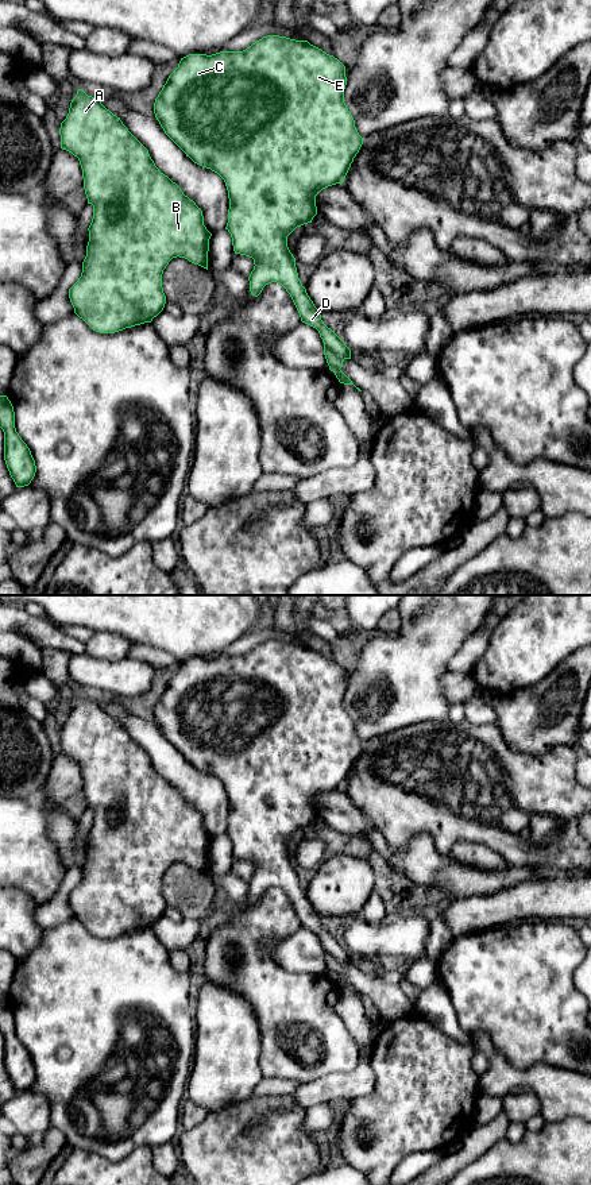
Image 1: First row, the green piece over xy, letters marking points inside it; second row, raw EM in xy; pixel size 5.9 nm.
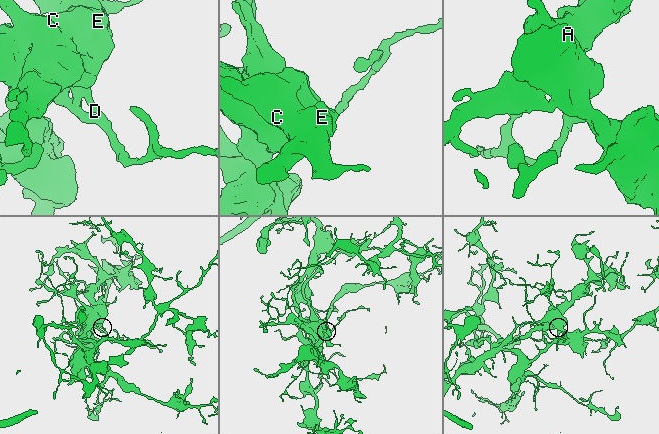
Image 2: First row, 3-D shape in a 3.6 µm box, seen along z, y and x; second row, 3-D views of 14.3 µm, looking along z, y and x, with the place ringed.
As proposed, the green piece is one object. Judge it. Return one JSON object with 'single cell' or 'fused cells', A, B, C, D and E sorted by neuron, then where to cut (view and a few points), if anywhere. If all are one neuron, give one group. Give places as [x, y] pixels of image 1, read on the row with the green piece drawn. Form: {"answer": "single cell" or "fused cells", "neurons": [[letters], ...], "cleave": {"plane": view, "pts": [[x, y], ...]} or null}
{"answer": "fused cells", "neurons": [["A", "B"], ["C", "D", "E"]], "cleave": {"plane": "xy", "pts": [[324, 343], [342, 362]]}}

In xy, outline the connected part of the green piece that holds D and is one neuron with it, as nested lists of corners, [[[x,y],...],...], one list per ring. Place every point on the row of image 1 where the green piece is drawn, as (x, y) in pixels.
[[[267,35],[252,43],[243,51],[220,51],[212,55],[189,54],[181,58],[178,67],[169,76],[166,84],[159,92],[154,103],[154,113],[165,134],[189,157],[194,163],[210,169],[217,173],[225,182],[229,198],[228,223],[225,229],[231,233],[235,254],[246,255],[254,259],[254,270],[251,271],[250,292],[258,297],[263,287],[271,282],[282,285],[290,294],[301,321],[316,328],[324,344],[343,362],[351,359],[351,350],[345,343],[328,328],[321,320],[320,310],[302,286],[297,267],[296,258],[287,247],[287,236],[304,224],[312,223],[317,215],[316,196],[325,188],[344,182],[344,178],[359,153],[363,138],[359,135],[355,120],[344,103],[344,89],[347,85],[345,66],[333,55],[327,54],[321,49],[310,45],[308,40],[296,40],[279,35]]]

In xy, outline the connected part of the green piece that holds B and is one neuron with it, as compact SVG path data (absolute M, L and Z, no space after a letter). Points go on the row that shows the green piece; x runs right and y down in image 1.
M77 90L69 113L61 123L61 148L78 158L88 204L93 205L93 219L88 228L89 242L82 273L69 289L74 313L93 331L115 333L125 328L151 323L165 308L166 296L162 274L173 258L185 258L208 270L209 239L202 211L181 188L159 171L148 150L128 131L120 117L107 109L97 97Z

